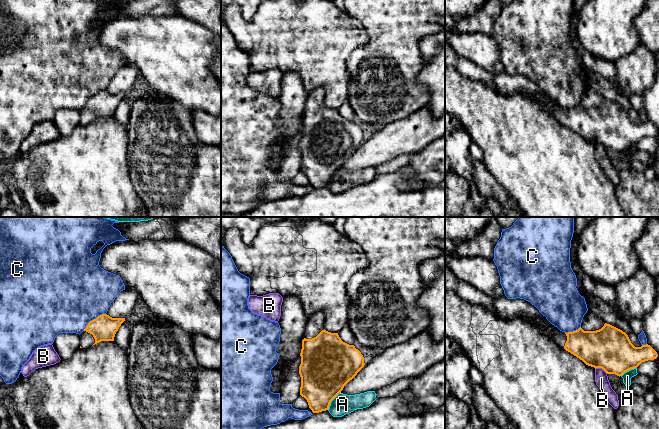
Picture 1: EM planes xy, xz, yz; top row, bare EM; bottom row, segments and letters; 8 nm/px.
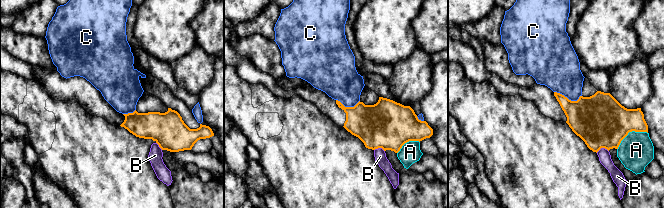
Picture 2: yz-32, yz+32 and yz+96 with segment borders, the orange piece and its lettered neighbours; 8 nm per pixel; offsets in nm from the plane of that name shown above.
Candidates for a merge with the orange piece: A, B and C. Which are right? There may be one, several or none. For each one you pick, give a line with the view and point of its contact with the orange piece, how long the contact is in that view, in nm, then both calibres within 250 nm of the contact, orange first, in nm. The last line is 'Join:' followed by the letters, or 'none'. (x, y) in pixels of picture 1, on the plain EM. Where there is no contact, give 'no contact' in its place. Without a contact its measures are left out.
Join: none

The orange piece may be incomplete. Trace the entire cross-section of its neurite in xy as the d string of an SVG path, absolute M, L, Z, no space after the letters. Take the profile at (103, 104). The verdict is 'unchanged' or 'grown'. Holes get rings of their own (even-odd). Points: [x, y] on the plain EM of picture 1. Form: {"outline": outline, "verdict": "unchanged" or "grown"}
{"outline": "M102 90L90 97L80 110L80 124L87 125L101 117L114 117L116 108L125 94L112 94Z", "verdict": "grown"}

